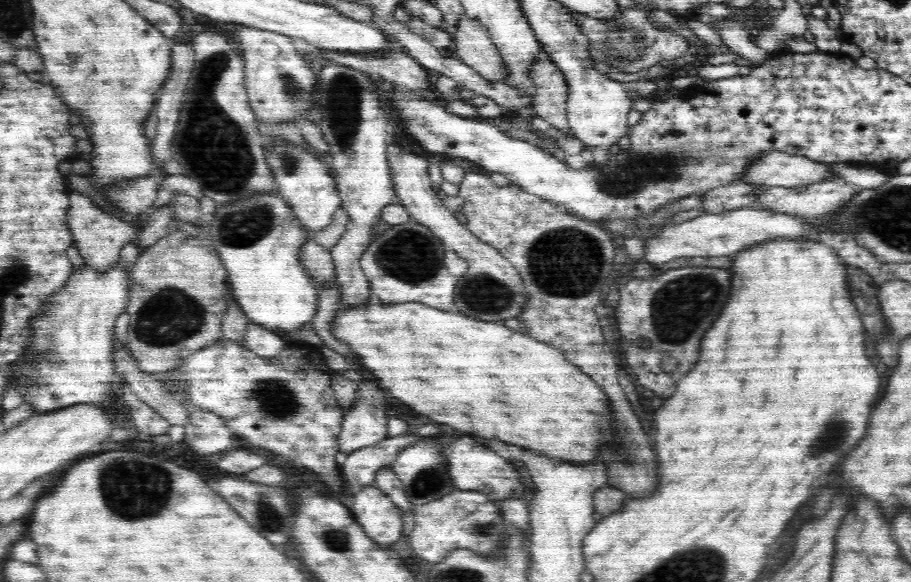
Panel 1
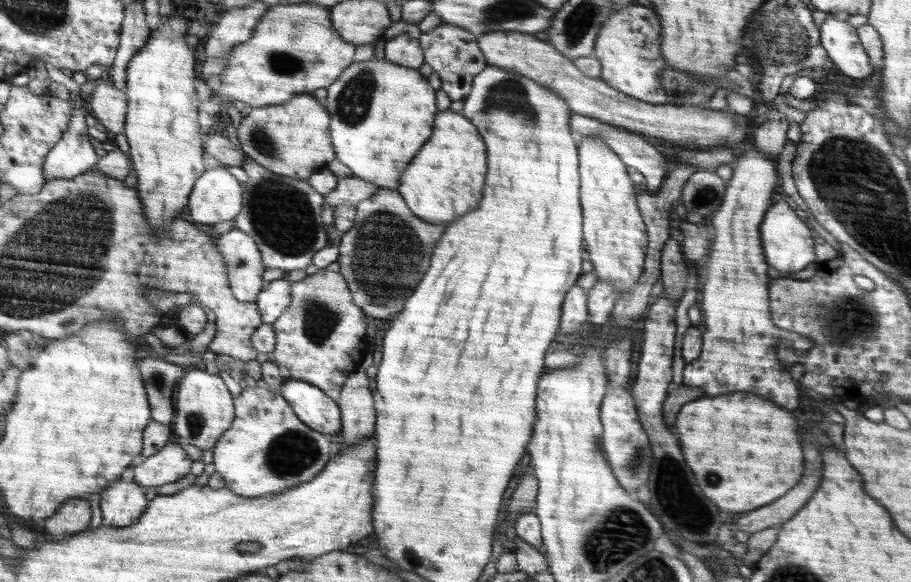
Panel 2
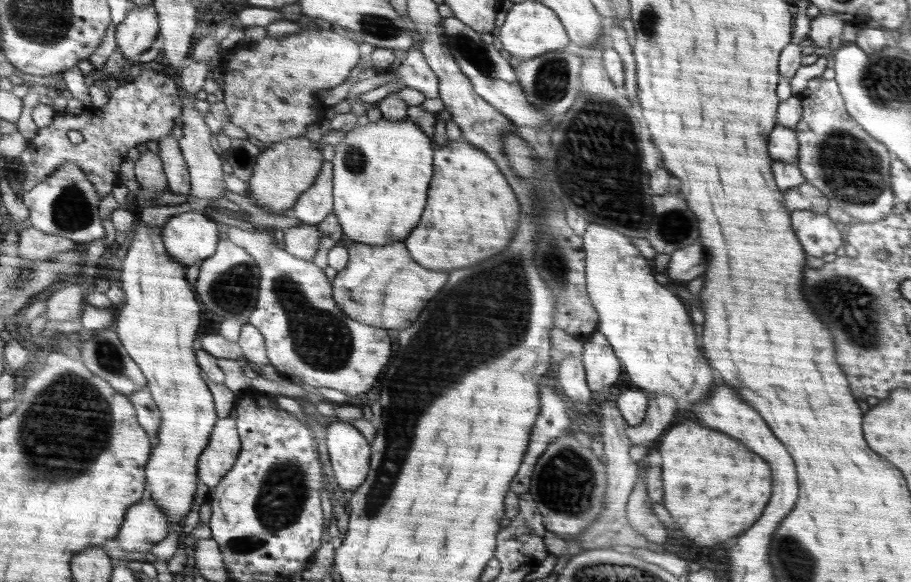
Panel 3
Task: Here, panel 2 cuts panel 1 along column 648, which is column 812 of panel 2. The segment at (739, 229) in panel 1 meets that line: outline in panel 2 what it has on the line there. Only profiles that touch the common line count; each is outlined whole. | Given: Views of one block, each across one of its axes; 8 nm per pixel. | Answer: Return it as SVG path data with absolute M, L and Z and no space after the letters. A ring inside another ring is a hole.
M776 202L766 213L761 224L761 243L770 270L776 268L780 272L798 272L804 270L808 264L812 264L816 258L810 228L794 214L794 210L786 202Z

